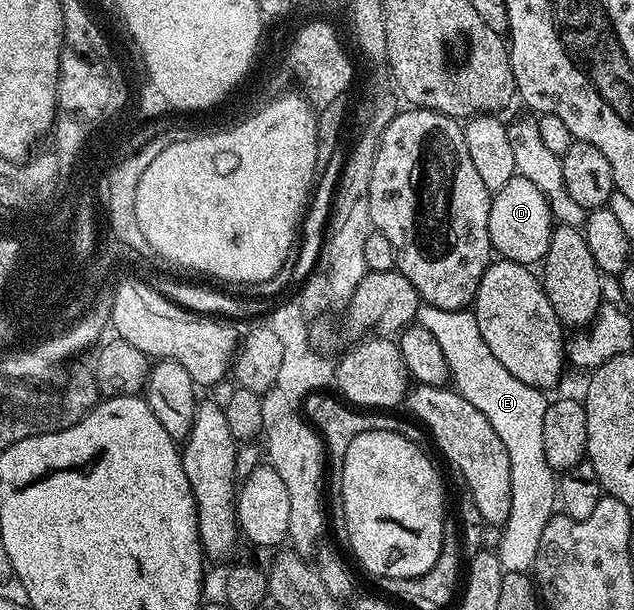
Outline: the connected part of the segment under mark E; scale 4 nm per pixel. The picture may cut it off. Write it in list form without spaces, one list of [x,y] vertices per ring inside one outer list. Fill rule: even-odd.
[[[423,303],[419,306],[417,324],[428,331],[433,331],[437,343],[441,343],[441,351],[445,351],[447,356],[451,372],[450,384],[456,393],[469,399],[469,403],[473,403],[473,407],[477,407],[477,411],[481,411],[481,415],[489,419],[489,423],[493,423],[493,431],[497,431],[505,452],[509,455],[509,480],[513,500],[509,507],[509,519],[501,527],[500,533],[503,534],[500,535],[499,546],[497,546],[501,567],[504,573],[527,573],[534,570],[537,547],[541,547],[541,531],[545,531],[545,523],[557,509],[557,473],[549,467],[545,459],[545,435],[541,435],[545,424],[545,411],[549,404],[548,398],[543,398],[546,397],[544,390],[534,389],[521,383],[521,379],[509,375],[509,371],[501,367],[500,361],[493,356],[493,351],[489,351],[489,343],[481,339],[481,327],[477,327],[474,312],[467,309],[442,309]]]

